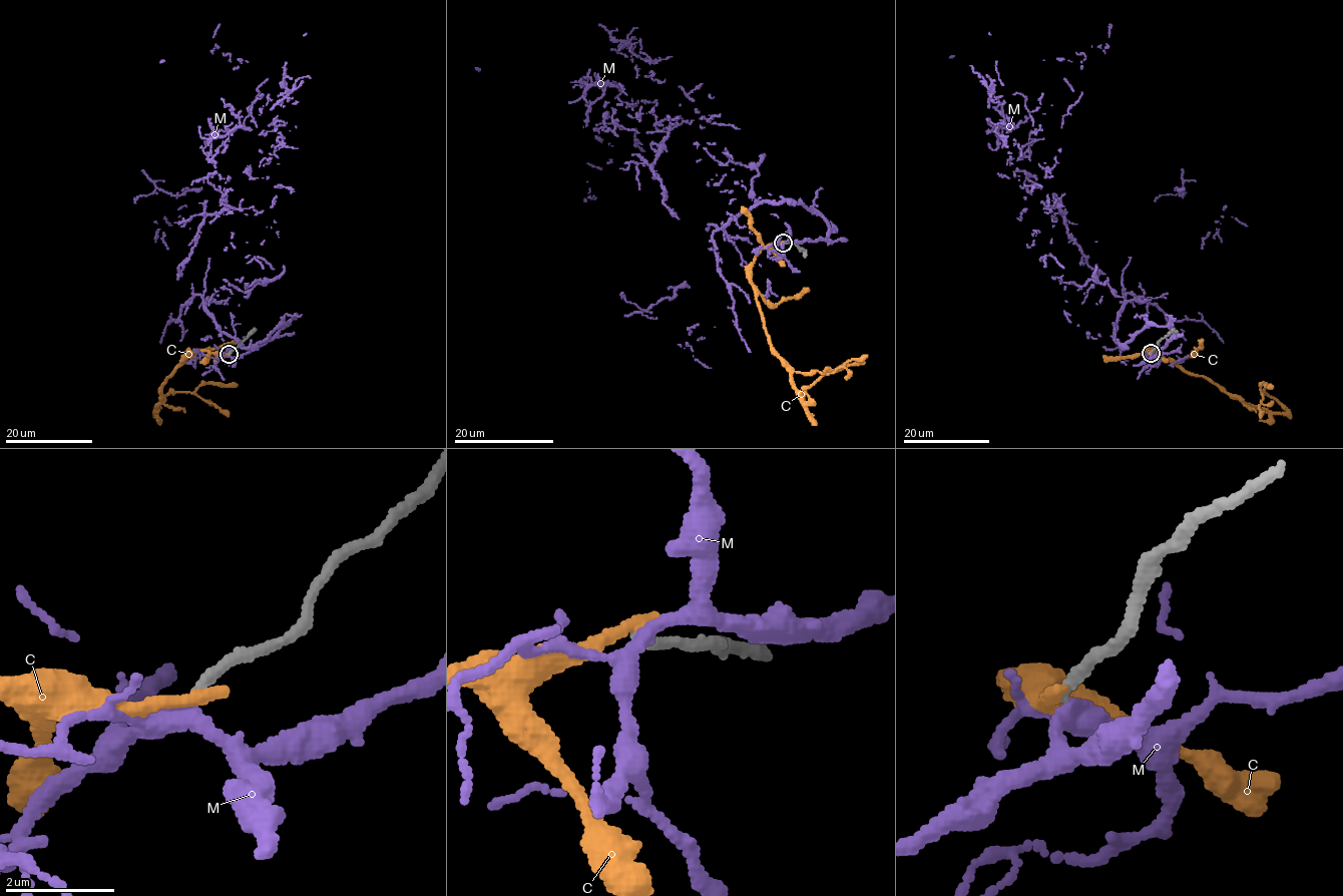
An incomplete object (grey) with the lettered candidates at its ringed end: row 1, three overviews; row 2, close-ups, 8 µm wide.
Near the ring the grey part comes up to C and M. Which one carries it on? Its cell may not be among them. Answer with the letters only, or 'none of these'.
none of these

